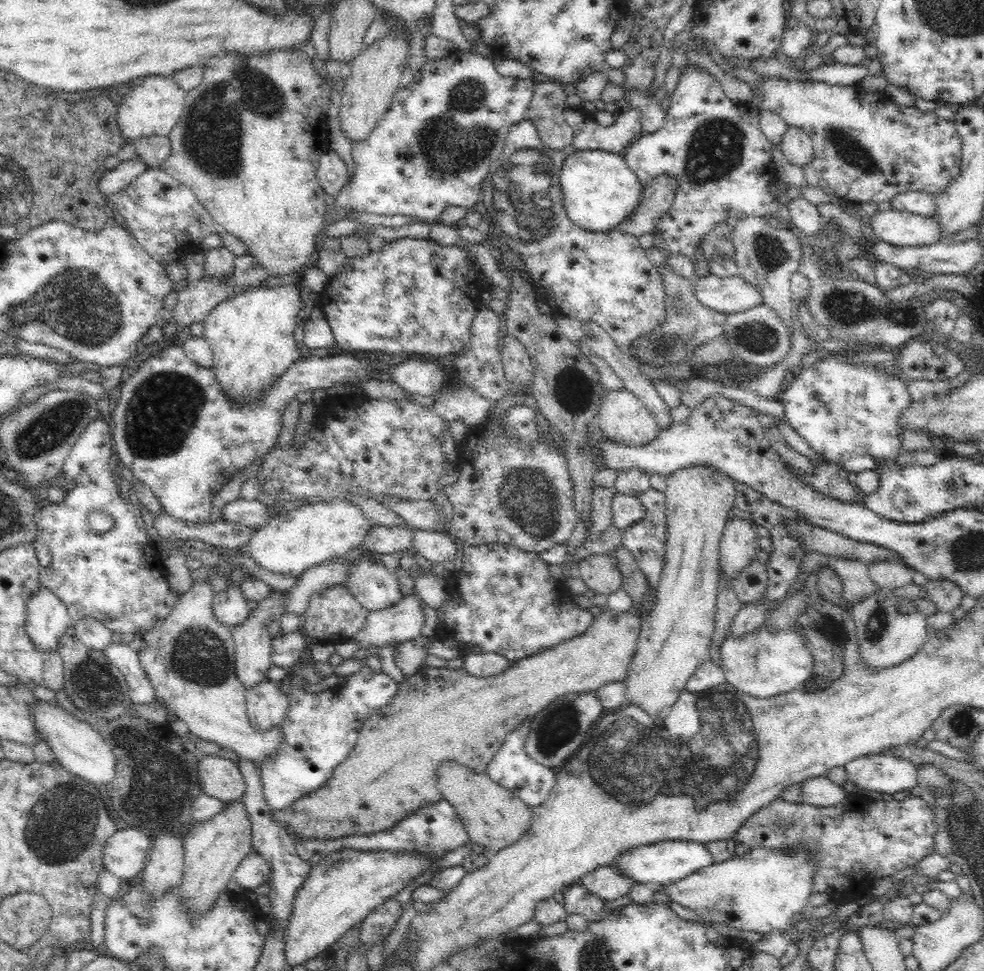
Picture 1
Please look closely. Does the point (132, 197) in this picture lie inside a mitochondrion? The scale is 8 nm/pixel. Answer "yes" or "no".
no

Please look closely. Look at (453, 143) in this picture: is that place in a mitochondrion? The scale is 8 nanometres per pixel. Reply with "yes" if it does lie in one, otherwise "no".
yes

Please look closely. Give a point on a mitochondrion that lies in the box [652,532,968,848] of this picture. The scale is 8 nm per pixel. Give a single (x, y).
(877, 621)

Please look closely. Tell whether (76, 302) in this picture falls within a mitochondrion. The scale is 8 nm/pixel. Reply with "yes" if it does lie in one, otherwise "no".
yes

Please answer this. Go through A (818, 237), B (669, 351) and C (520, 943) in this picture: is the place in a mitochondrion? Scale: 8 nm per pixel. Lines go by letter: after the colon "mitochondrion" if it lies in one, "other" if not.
A: other
B: mitochondrion
C: other

